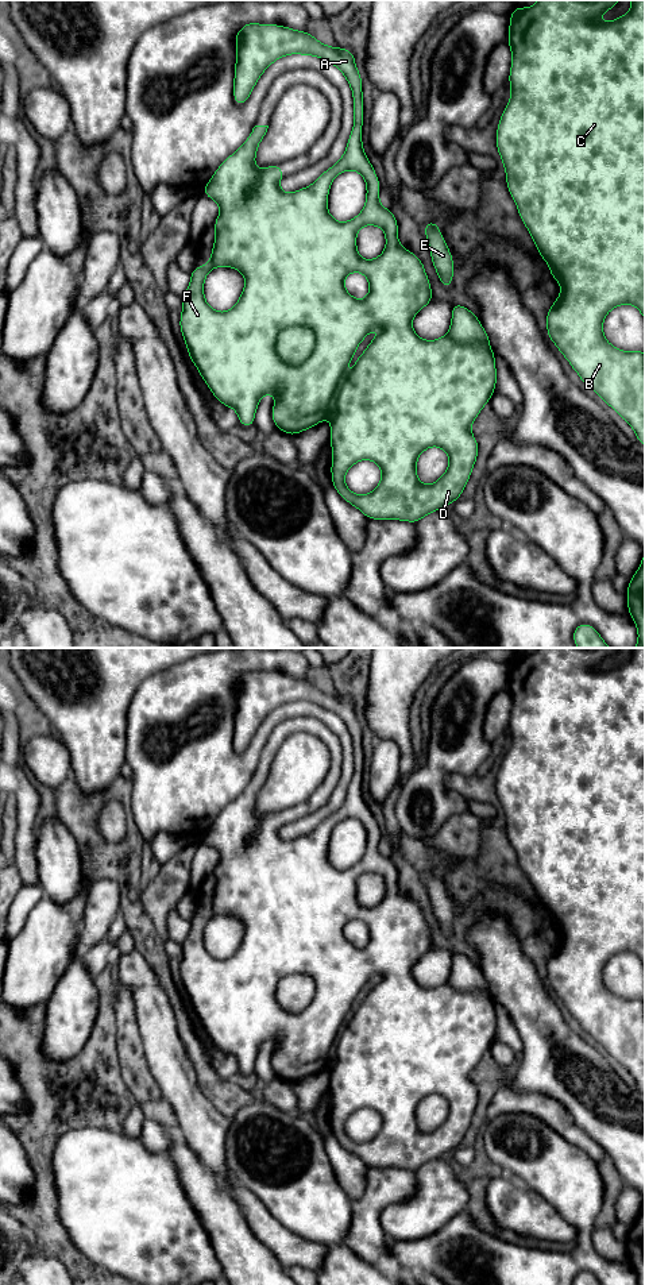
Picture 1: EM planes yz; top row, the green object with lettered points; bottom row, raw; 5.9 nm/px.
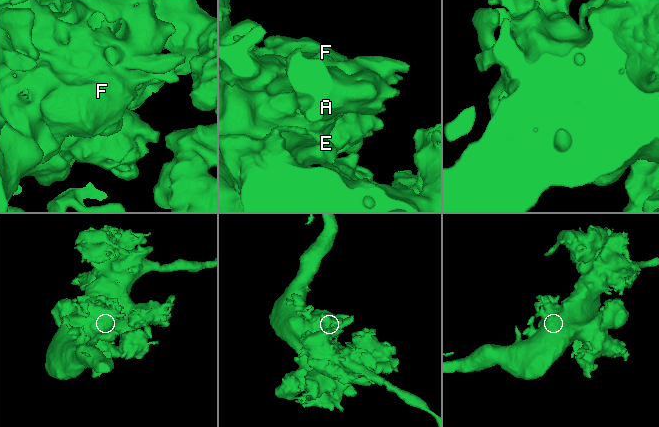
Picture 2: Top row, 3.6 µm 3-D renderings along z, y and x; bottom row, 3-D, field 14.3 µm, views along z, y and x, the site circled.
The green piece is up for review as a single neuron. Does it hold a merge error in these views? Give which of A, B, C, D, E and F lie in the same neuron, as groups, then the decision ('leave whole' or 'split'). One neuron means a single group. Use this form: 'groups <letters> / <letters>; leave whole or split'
groups A B C D E F; leave whole

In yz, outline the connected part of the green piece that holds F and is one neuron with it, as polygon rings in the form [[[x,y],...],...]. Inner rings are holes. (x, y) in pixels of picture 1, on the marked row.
[[[255,22],[246,23],[237,31],[235,46],[237,49],[233,69],[236,105],[242,107],[247,103],[263,72],[277,59],[289,54],[312,55],[335,65],[348,81],[354,101],[354,126],[344,155],[304,189],[293,193],[281,190],[279,181],[285,177],[281,165],[270,165],[262,170],[255,167],[256,150],[269,126],[255,126],[248,139],[216,169],[211,181],[202,188],[202,194],[220,205],[220,213],[213,224],[216,236],[211,262],[193,269],[190,283],[181,296],[179,329],[189,359],[215,398],[236,410],[242,427],[255,425],[255,412],[264,394],[275,395],[271,409],[274,425],[290,436],[329,417],[332,487],[368,520],[399,520],[417,524],[422,517],[457,501],[471,476],[479,454],[471,425],[497,390],[495,354],[490,347],[488,335],[478,316],[457,302],[452,302],[451,327],[445,336],[428,341],[413,331],[413,317],[421,308],[433,304],[432,286],[420,258],[399,244],[398,223],[393,211],[383,208],[379,202],[379,180],[362,143],[363,78],[356,67],[354,53],[348,49],[327,46],[308,31]],[[345,170],[355,170],[366,180],[367,193],[362,212],[352,220],[340,223],[328,213],[328,193],[333,180]],[[364,225],[381,227],[386,238],[385,251],[371,261],[358,254],[356,235]],[[216,267],[236,269],[246,278],[237,302],[227,312],[216,312],[204,297],[204,281]],[[354,271],[362,273],[368,279],[370,290],[364,300],[356,300],[344,288],[344,278]],[[374,328],[379,328],[381,333],[363,352],[355,368],[344,377],[344,368],[358,344]],[[429,447],[443,448],[448,454],[449,464],[434,483],[422,485],[417,478],[417,458]],[[363,459],[372,460],[381,467],[382,479],[375,490],[358,495],[347,487],[344,476],[351,466]]]

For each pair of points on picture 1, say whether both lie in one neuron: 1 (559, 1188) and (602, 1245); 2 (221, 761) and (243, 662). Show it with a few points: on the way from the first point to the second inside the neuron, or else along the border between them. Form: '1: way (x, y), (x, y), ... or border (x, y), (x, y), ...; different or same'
1: border (593, 1228), (593, 1246), (610, 1260); different
2: way (221, 737), (224, 686); same

